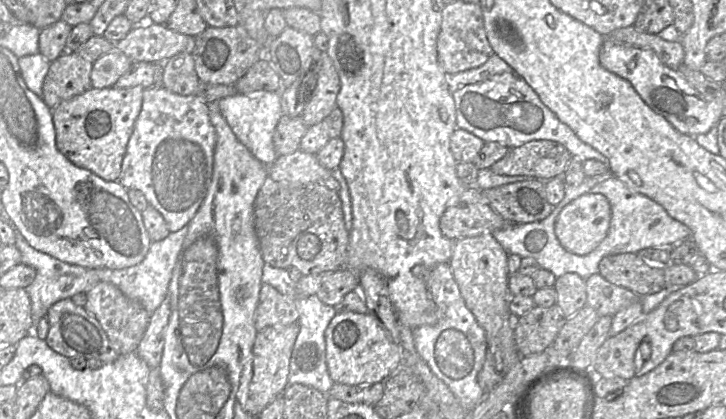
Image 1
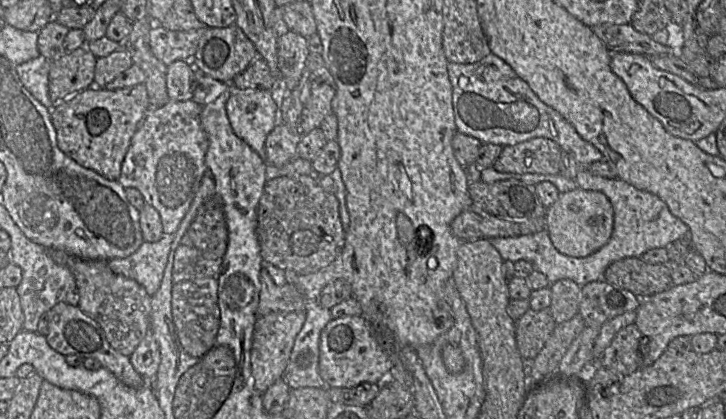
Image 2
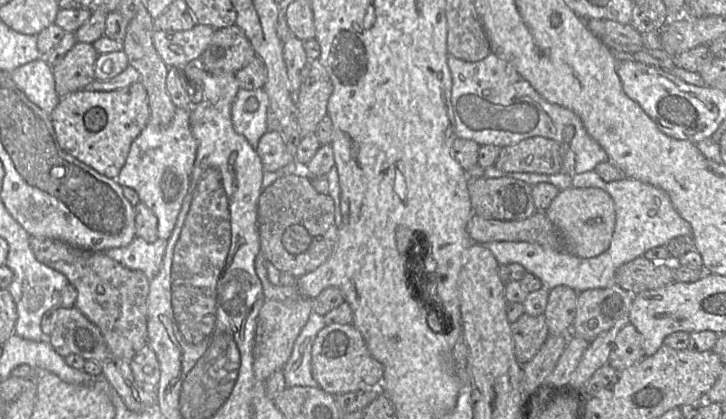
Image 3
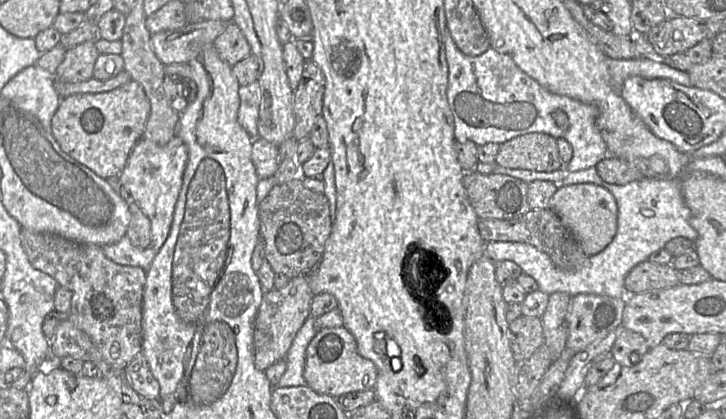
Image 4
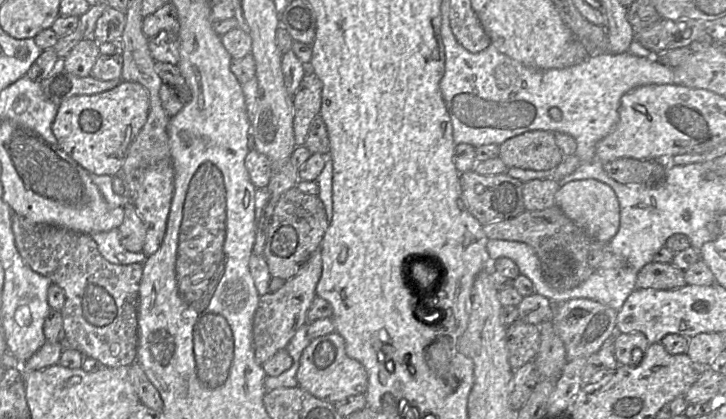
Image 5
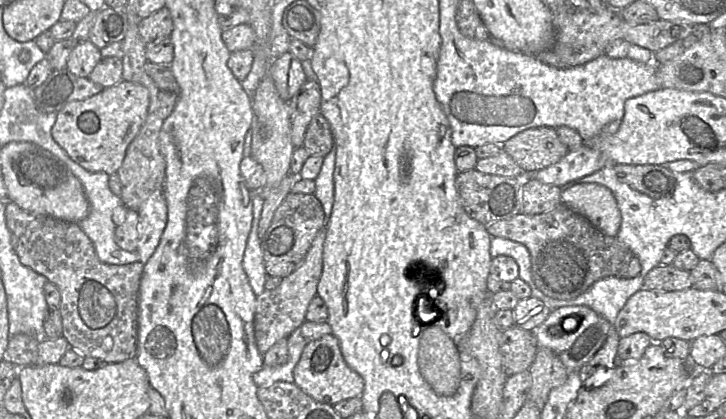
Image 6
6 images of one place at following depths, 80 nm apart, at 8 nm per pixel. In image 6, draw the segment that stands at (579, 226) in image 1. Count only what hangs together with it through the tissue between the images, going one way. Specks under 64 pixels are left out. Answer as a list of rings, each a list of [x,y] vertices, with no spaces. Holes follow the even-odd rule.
[[[595,183],[575,184],[561,192],[561,203],[584,216],[603,234],[616,237],[621,213],[612,192]]]

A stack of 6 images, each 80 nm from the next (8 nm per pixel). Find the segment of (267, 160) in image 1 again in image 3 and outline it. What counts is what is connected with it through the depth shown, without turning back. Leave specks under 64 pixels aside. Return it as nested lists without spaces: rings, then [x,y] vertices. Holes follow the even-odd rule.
[[[264,88],[253,90],[240,89],[232,104],[231,117],[234,129],[244,136],[256,149],[260,138],[268,131],[269,98]],[[250,97],[258,100],[258,109],[248,112],[245,103]]]

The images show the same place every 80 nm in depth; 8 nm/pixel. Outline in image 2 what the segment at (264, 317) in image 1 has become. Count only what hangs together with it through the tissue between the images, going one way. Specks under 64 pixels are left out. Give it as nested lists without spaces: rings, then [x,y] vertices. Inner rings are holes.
[[[266,268],[261,269],[260,283],[258,316],[304,310],[306,299],[294,284],[276,285]]]

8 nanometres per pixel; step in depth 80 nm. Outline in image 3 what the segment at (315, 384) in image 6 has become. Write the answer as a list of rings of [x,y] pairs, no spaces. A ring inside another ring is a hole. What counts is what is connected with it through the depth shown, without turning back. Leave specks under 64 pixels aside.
[[[330,324],[319,331],[313,343],[311,371],[318,387],[331,395],[338,395],[379,388],[384,367],[372,357],[361,333],[352,324]]]

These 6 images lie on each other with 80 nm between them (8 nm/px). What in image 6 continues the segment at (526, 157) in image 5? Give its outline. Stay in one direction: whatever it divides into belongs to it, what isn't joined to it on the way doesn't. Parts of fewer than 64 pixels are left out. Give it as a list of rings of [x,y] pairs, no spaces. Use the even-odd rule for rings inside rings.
[[[536,127],[524,130],[502,145],[504,150],[523,171],[537,172],[557,163],[568,152],[556,129]]]

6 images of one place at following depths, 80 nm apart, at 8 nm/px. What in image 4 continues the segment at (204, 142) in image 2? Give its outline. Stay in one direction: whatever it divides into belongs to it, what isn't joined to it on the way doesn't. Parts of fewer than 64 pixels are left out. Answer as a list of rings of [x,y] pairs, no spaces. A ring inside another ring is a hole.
[[[178,135],[163,146],[141,138],[118,177],[118,182],[131,194],[133,203],[149,218],[152,239],[149,247],[156,250],[163,246],[169,236],[187,162],[188,147]]]

